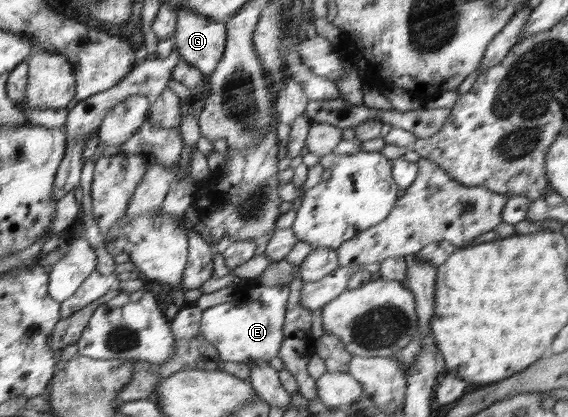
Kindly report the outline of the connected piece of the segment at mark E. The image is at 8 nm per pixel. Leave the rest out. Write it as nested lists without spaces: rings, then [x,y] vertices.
[[[258,285],[250,289],[247,297],[222,302],[204,310],[200,331],[216,347],[220,360],[252,364],[256,360],[270,361],[277,356],[284,342],[284,320],[288,304],[289,285]]]

